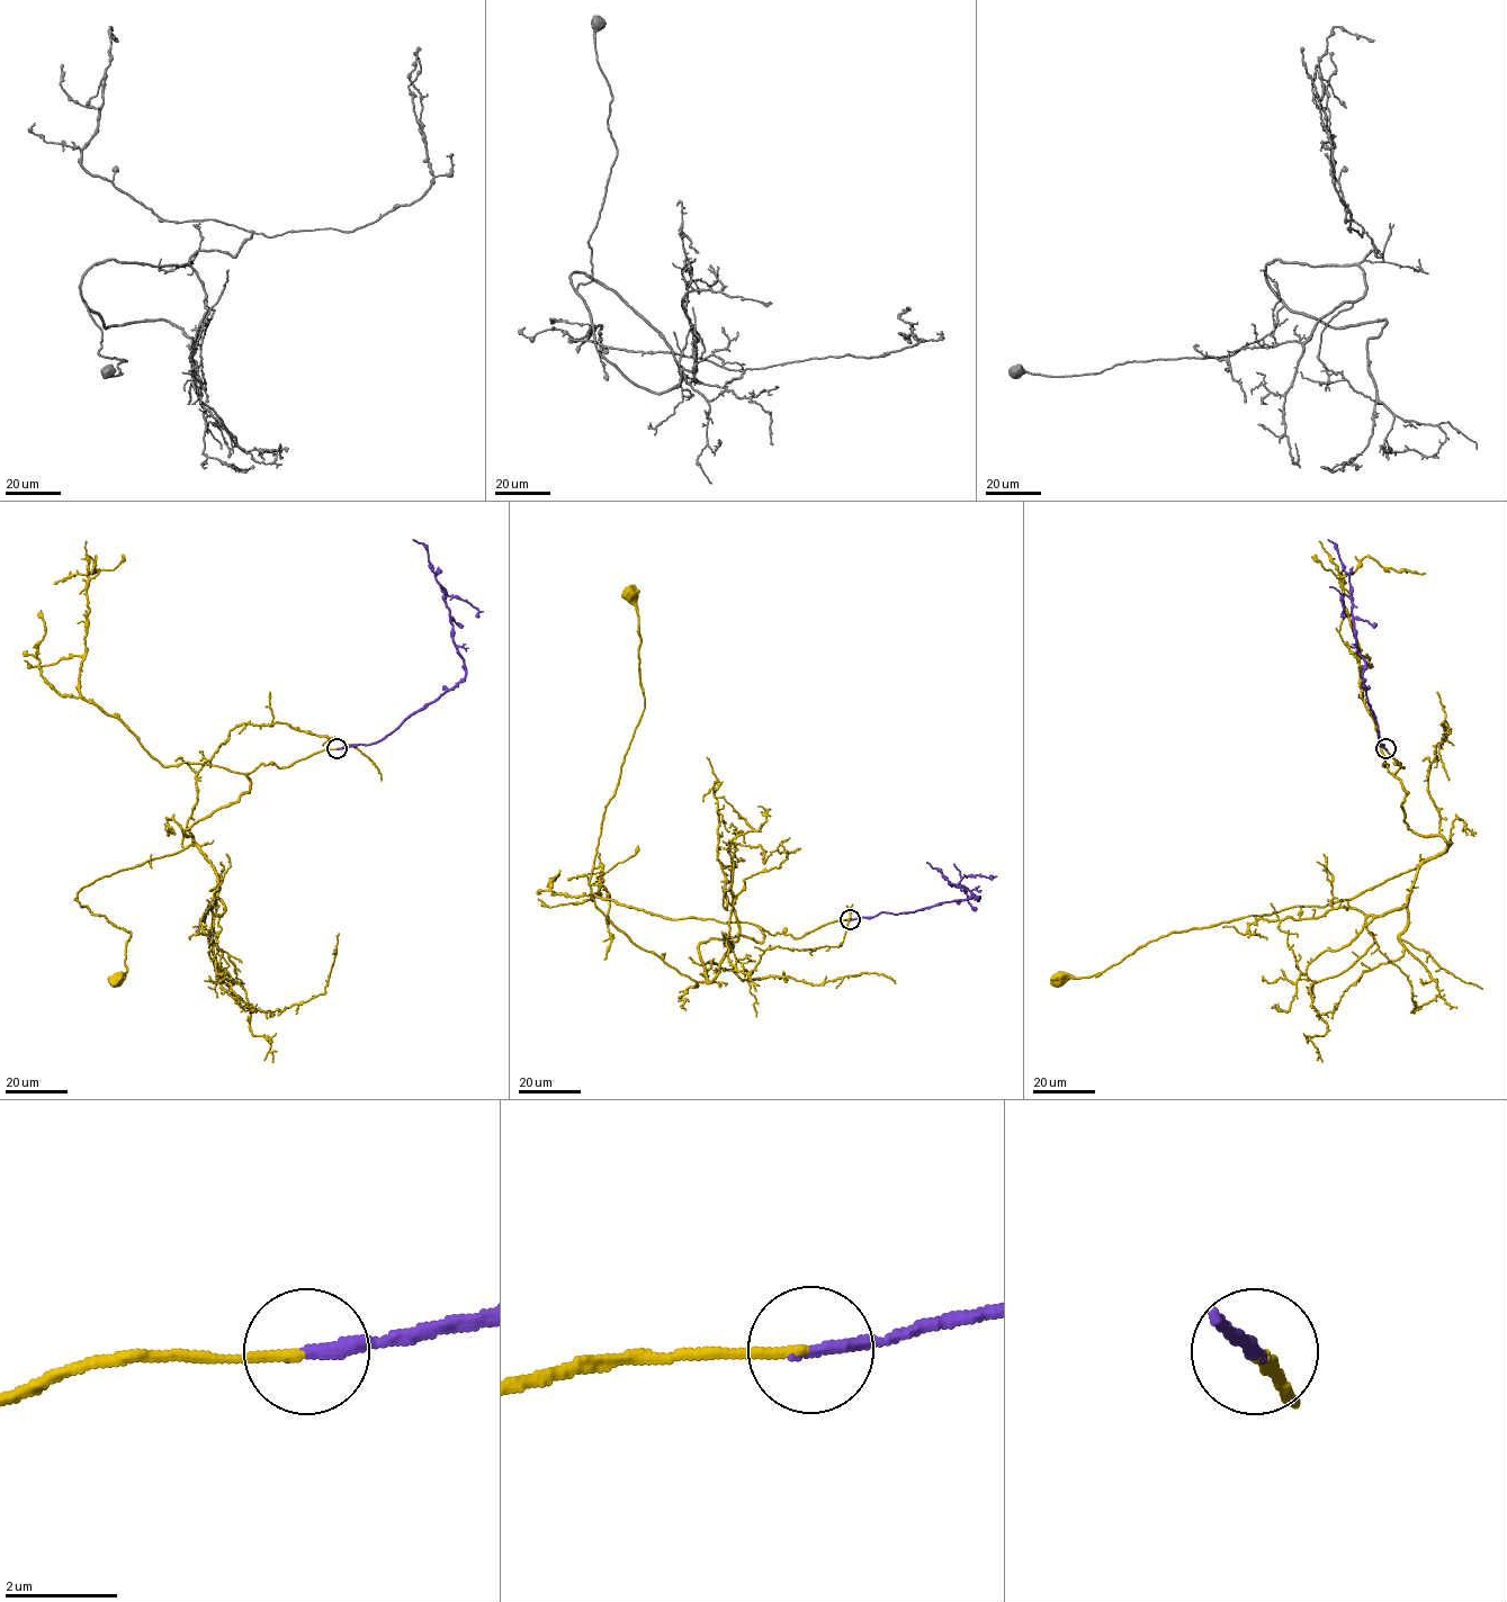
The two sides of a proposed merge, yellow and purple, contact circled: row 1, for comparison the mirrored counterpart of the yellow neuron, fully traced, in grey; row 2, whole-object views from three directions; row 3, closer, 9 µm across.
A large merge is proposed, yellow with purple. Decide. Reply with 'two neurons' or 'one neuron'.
one neuron

